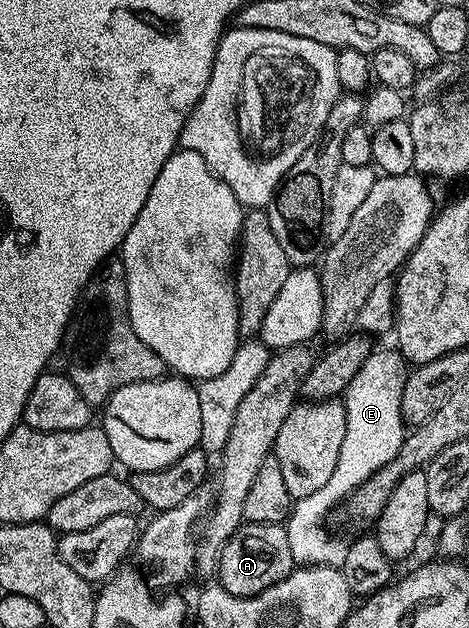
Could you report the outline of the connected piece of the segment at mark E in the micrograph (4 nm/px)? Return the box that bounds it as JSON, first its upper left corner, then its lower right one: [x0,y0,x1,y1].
[284,350,407,568]

